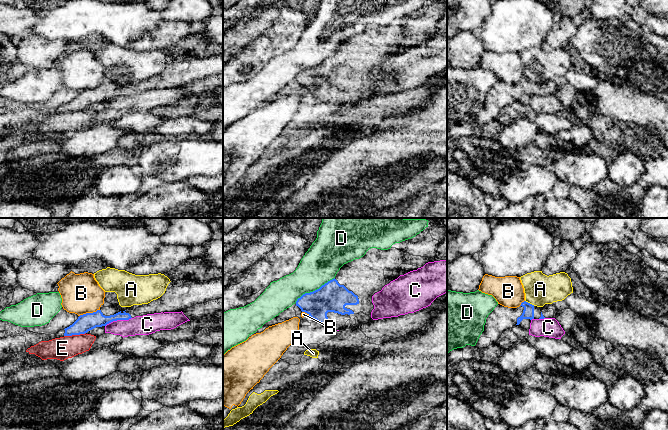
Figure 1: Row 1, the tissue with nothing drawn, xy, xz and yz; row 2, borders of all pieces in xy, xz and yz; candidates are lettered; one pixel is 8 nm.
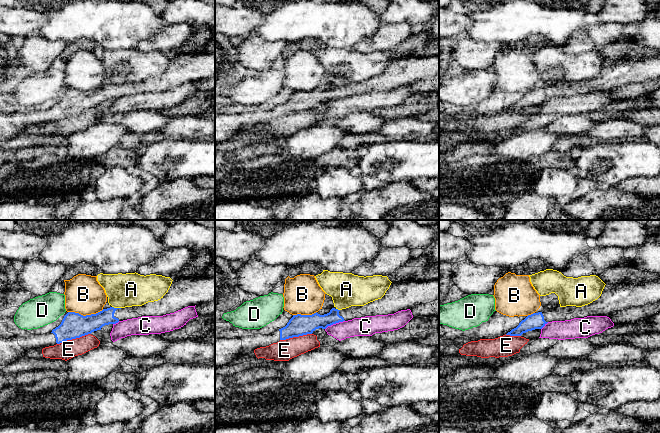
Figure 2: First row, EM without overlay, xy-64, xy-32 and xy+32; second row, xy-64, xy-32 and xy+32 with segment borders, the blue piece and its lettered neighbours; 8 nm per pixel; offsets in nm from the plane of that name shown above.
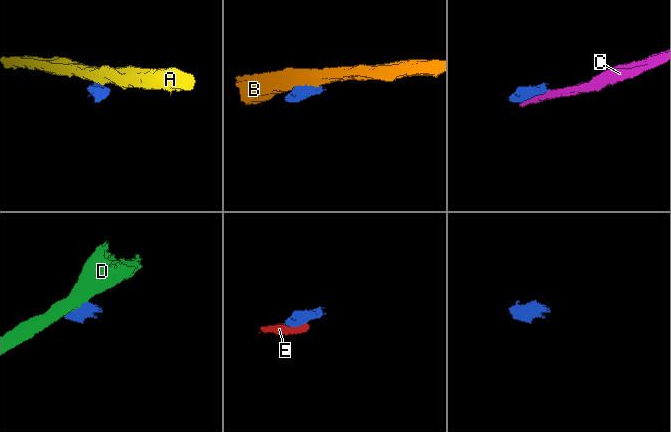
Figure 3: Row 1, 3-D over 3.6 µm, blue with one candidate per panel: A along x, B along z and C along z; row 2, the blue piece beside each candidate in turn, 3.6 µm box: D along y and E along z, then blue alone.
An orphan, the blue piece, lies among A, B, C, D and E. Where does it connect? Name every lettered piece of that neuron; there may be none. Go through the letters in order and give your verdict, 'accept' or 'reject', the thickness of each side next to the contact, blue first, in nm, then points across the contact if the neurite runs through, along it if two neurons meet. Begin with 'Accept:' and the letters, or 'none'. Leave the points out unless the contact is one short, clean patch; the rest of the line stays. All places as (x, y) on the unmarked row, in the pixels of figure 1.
Accept: none
A: reject | 100/260 nm | along yz (525, 76), (534, 81)
B: reject | 140/320 nm | along xy (99, 85), (83, 89), (79, 92)
C: reject | 140/160 nm | along xy (131, 93), (113, 96), (105, 102)
D: reject | 240/300 nm | along xz (334, 53), (318, 64), (303, 69), (295, 78)
E: reject | 140/180 nm | along xy (85, 108), (79, 111), (64, 112)

